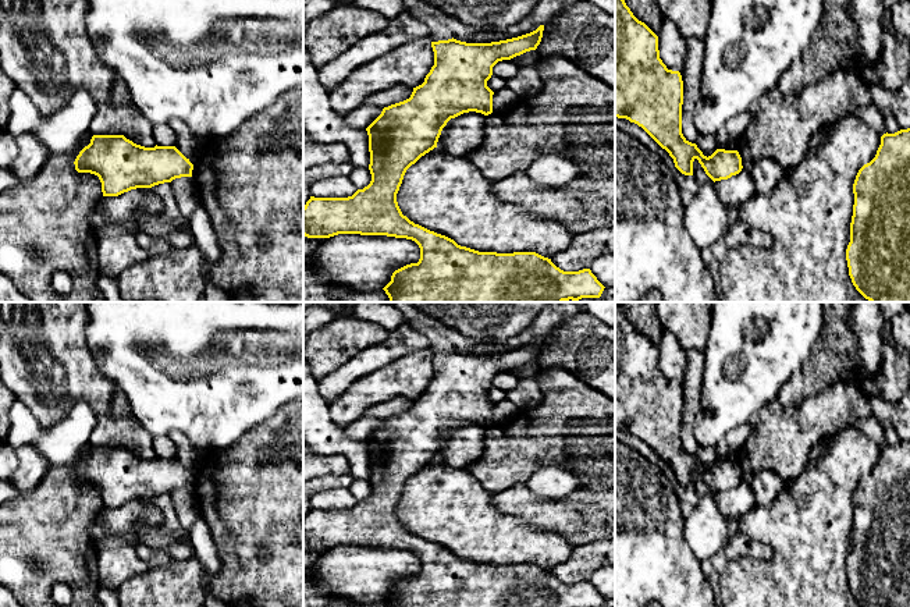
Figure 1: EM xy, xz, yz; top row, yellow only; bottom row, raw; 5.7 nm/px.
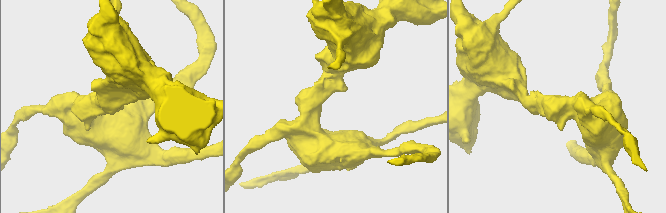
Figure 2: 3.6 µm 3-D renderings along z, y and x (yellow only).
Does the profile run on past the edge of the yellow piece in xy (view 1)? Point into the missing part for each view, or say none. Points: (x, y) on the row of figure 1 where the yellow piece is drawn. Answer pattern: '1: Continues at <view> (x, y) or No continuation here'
1: No continuation here

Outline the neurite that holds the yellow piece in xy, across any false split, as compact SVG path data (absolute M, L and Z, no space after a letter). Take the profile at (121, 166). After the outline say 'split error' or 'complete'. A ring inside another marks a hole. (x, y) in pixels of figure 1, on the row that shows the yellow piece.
M93 135L74 164L78 173L99 177L103 196L192 177L193 170L189 159L175 146L145 148L124 135Z | complete

